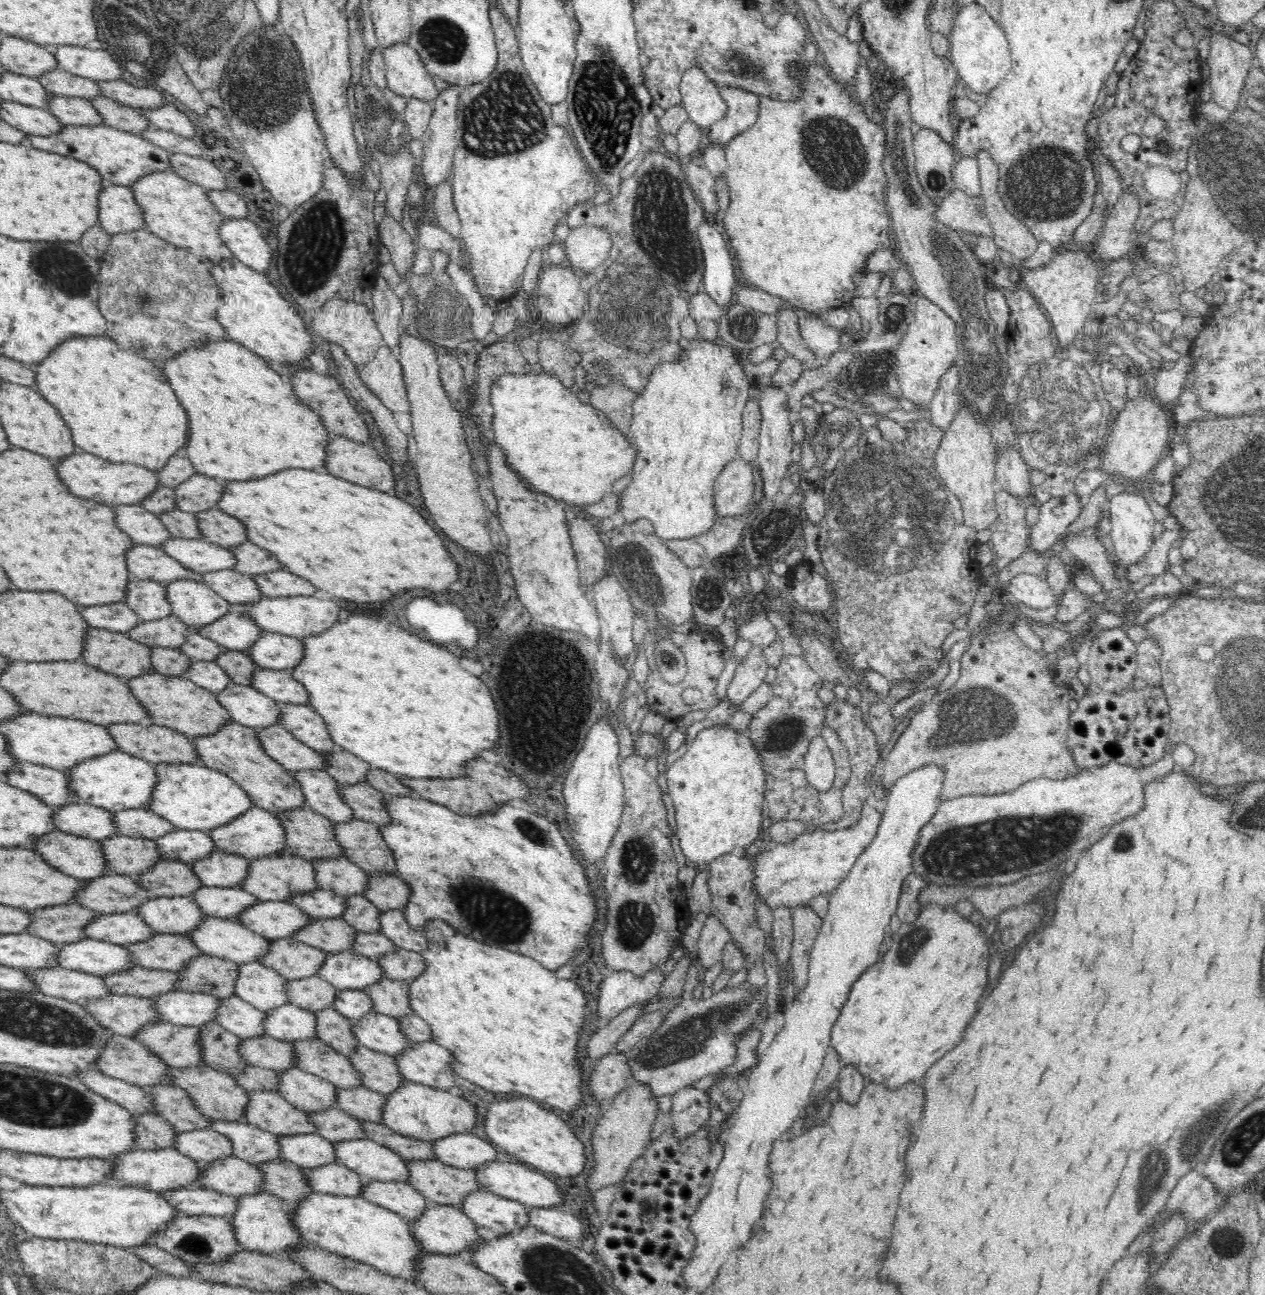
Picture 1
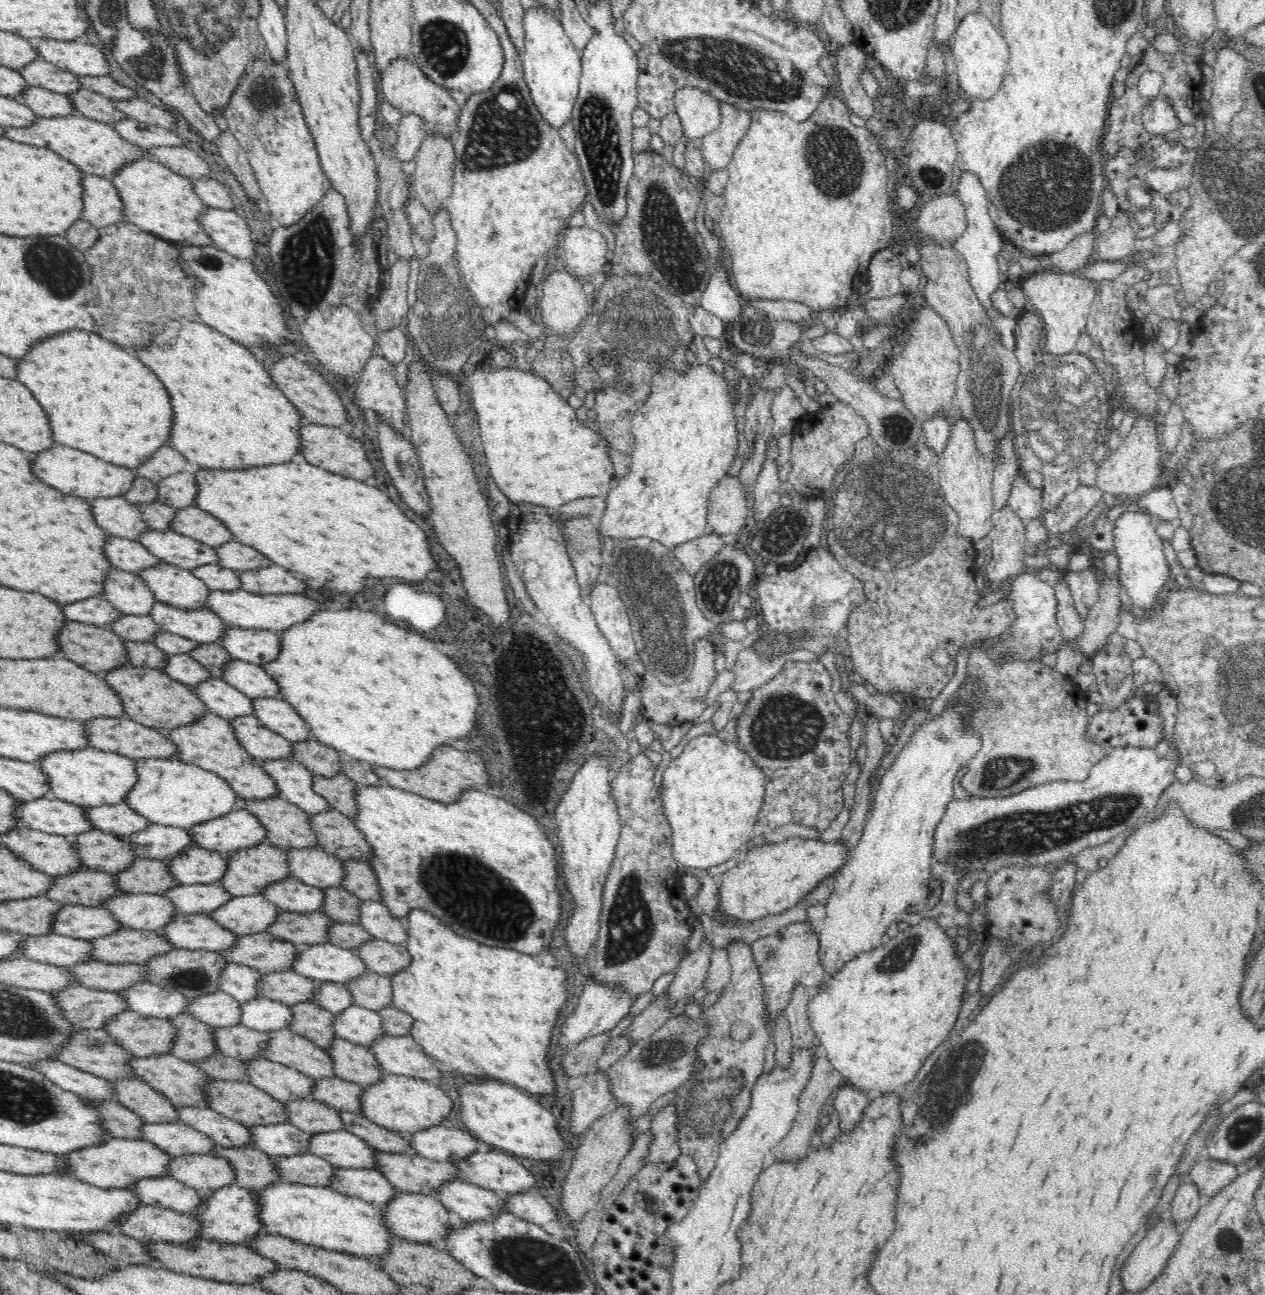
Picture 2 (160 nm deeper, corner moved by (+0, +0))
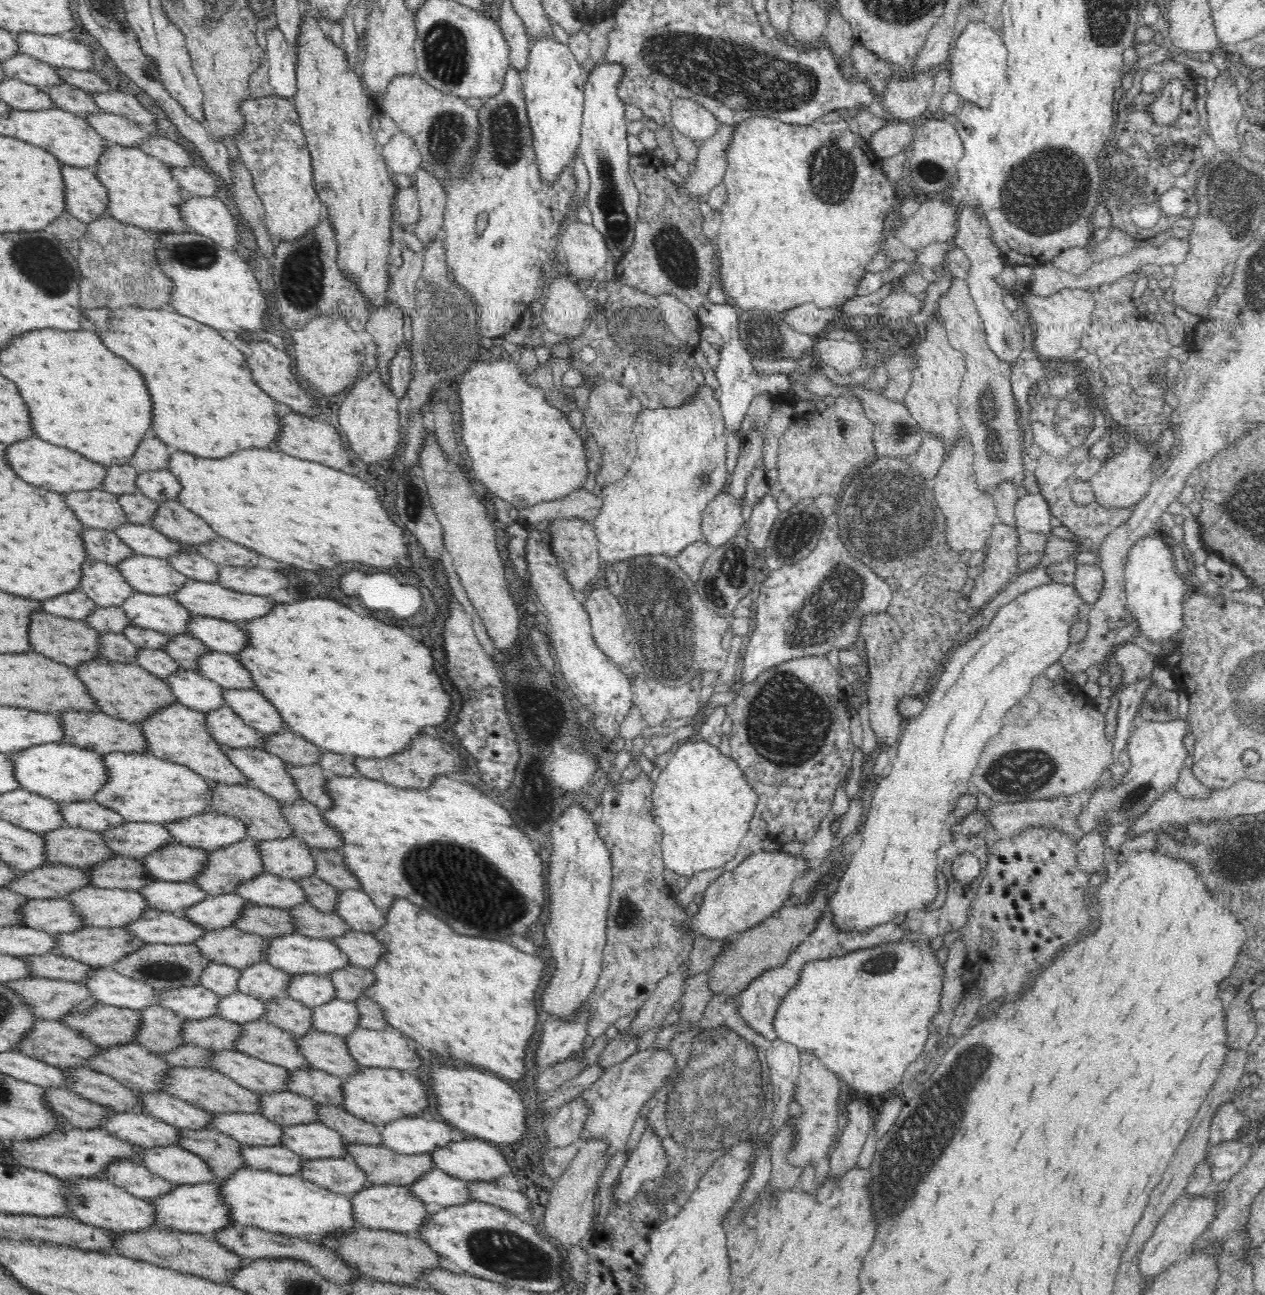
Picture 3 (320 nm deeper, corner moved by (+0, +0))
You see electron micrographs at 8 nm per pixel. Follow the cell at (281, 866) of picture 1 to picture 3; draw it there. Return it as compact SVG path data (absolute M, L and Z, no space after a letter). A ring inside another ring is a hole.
M244 838L240 842L216 848L206 854L206 863L203 870L193 879L193 884L206 892L207 896L219 896L222 894L234 893L235 889L246 880L254 879L265 873L260 858L260 849L256 847L256 840Z

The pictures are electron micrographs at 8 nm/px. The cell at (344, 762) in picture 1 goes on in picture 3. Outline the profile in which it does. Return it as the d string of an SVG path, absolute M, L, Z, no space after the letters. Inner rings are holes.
M288 730L264 734L262 750L292 764L317 764L321 748Z

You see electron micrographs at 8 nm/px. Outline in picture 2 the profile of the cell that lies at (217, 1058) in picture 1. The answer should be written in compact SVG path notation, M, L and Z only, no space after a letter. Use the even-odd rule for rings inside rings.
M186 1012L168 1021L174 1025L174 1038L169 1054L192 1063L192 1060L202 1060L218 1053L211 1026L195 1020Z

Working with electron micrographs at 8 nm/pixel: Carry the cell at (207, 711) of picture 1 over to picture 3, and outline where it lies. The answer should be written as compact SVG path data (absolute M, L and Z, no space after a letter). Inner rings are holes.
M99 656L80 662L73 668L78 679L84 683L88 695L94 699L96 710L104 714L138 724L140 720L150 716L152 710L175 702L170 687L163 679L150 675L138 664L124 664Z

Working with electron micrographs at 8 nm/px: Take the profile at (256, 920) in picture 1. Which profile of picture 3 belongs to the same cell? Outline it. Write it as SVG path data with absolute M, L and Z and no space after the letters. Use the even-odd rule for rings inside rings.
M237 894L207 896L196 905L182 910L179 915L186 917L191 924L208 931L231 927L238 920L247 901Z

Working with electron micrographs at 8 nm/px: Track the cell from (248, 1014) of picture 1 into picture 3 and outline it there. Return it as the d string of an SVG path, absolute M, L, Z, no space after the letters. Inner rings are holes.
M200 984L154 989L154 993L159 997L158 1006L172 1010L182 1020L203 1020L217 1016L220 997Z

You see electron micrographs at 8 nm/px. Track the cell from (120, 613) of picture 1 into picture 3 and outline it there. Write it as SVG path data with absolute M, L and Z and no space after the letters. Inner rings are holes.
M79 589L70 590L66 594L50 596L40 601L40 606L50 614L66 617L72 620L81 620L90 614L90 610L96 607L96 603L86 593Z

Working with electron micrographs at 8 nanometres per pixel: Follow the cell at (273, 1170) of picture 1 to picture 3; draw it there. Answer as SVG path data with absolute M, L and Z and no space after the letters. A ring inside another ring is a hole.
M208 1127L198 1128L198 1130L178 1128L176 1144L202 1158L217 1179L226 1178L234 1170L245 1166L240 1151L242 1144L221 1133L218 1129Z

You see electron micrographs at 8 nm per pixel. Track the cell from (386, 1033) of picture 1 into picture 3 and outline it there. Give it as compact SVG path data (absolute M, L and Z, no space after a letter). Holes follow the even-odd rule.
M333 999L321 1006L311 1008L312 1028L320 1032L341 1037L350 1034L354 1028L363 1025L354 1003Z

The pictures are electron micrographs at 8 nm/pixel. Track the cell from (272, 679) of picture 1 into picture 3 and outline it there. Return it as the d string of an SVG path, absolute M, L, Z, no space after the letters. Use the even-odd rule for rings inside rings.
M206 650L198 656L196 663L198 674L216 682L223 689L254 688L250 672L238 661L236 655Z

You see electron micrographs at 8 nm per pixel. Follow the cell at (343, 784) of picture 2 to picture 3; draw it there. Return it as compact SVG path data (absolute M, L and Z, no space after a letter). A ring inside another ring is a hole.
M284 761L284 767L292 777L294 787L300 791L301 798L311 802L319 810L330 808L332 799L324 789L326 772L319 764L292 764Z

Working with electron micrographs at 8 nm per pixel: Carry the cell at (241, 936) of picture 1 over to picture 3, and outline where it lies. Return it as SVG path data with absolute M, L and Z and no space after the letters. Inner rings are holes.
M146 908L136 920L122 927L143 943L191 944L200 939L205 930L191 924L179 913L166 913Z

